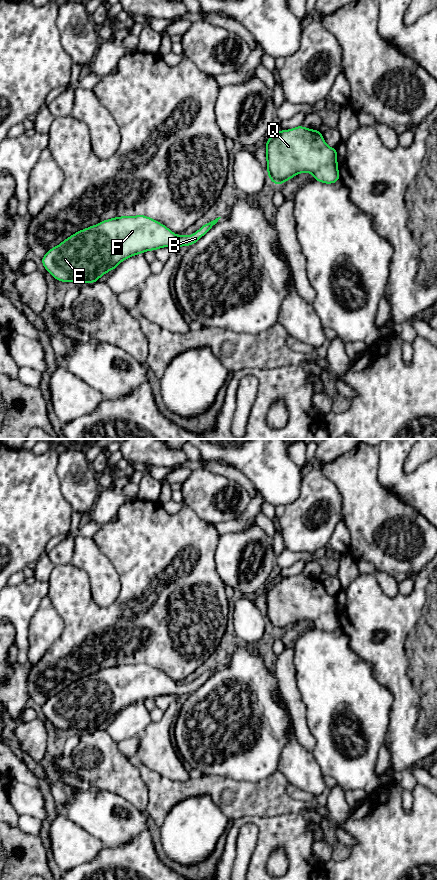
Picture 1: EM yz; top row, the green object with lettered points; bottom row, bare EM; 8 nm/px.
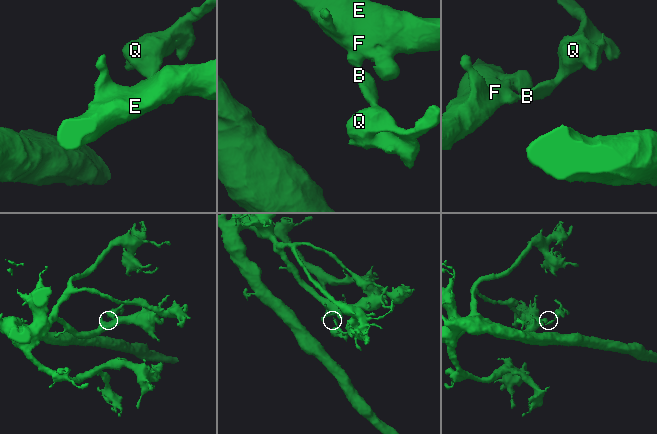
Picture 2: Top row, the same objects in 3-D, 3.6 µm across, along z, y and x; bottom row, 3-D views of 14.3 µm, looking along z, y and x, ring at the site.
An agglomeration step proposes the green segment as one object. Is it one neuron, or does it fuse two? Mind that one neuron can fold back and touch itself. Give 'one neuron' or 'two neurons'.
one neuron

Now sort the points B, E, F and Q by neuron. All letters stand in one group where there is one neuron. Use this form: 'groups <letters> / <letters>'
groups B E F Q

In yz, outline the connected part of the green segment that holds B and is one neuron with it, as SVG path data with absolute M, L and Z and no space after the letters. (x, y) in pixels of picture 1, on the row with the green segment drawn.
M145 215L104 220L50 249L42 257L42 264L58 281L92 284L131 256L161 247L191 246L220 218L206 223L190 236L175 235Z

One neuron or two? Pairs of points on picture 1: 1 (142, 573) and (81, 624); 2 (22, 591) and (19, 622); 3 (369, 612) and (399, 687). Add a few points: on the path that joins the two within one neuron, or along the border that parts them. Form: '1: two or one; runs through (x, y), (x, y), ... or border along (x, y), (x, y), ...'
1: one; runs through (136, 591), (103, 624), (99, 624)
2: one; runs through (22, 599), (19, 603), (19, 614)
3: one; runs through (388, 628), (393, 633), (393, 668)

